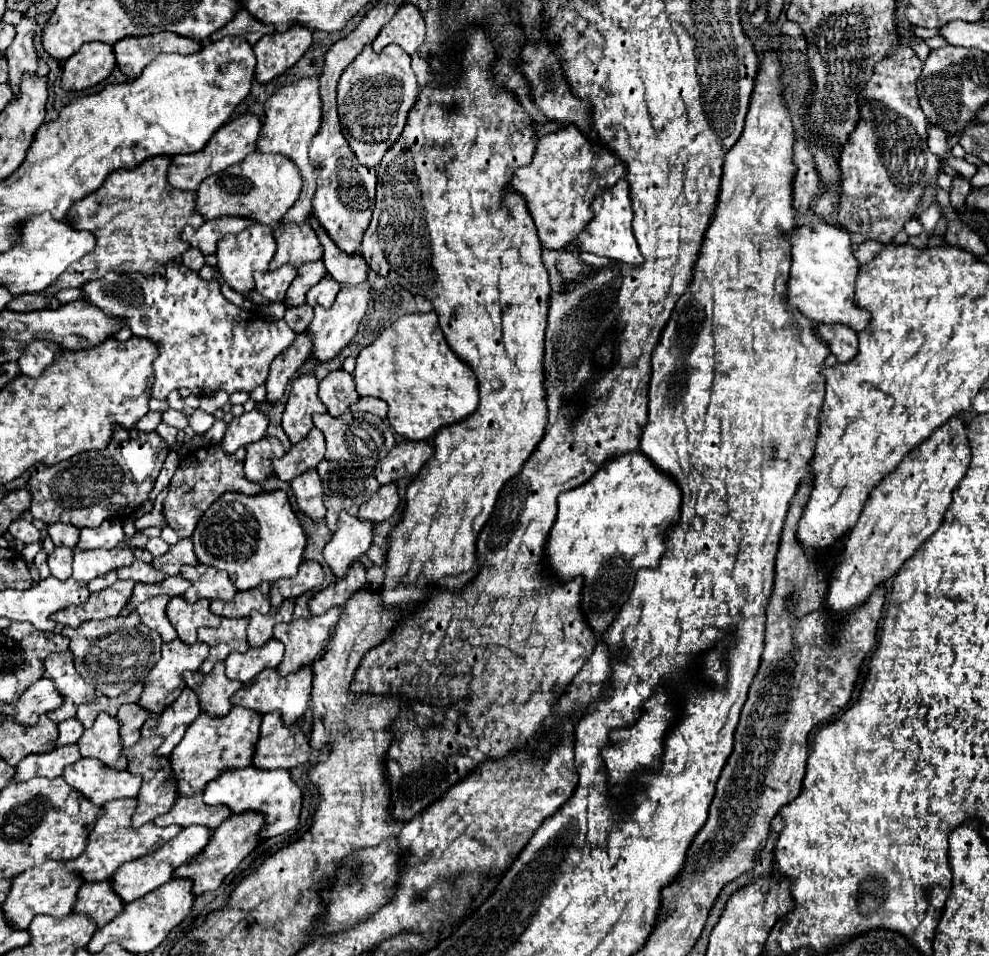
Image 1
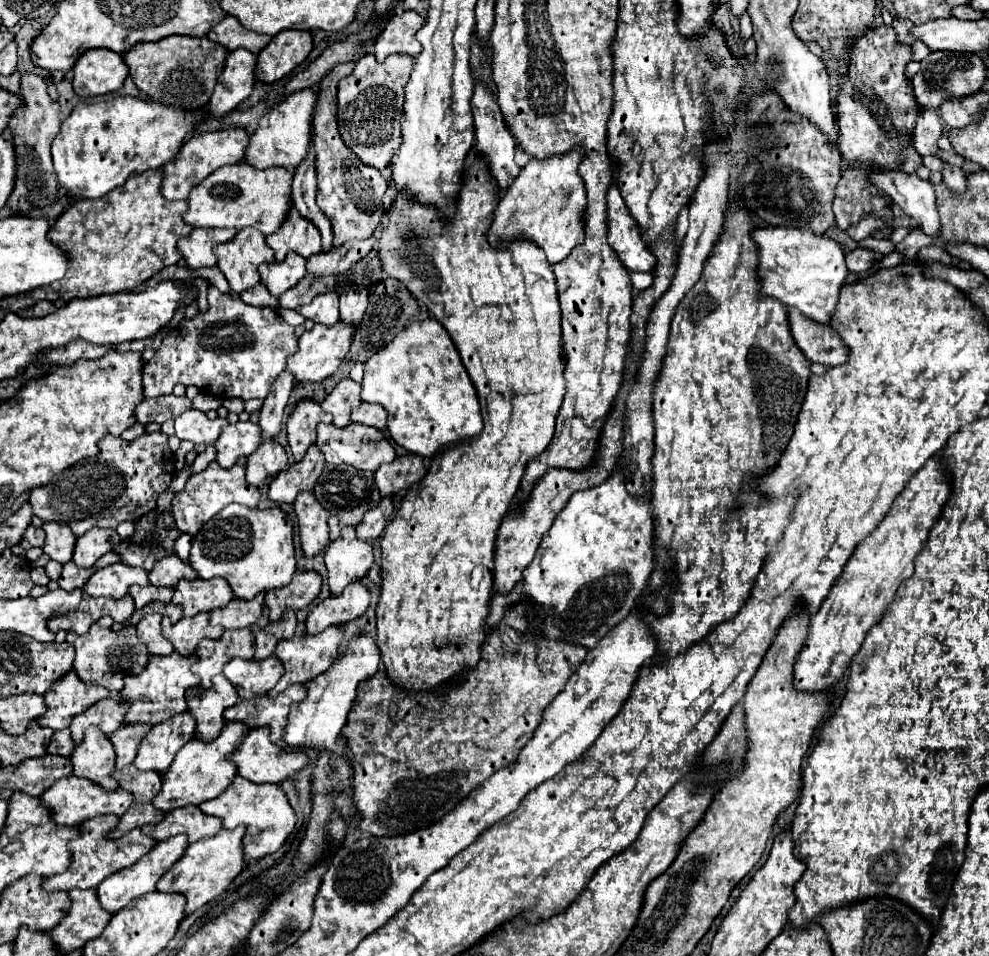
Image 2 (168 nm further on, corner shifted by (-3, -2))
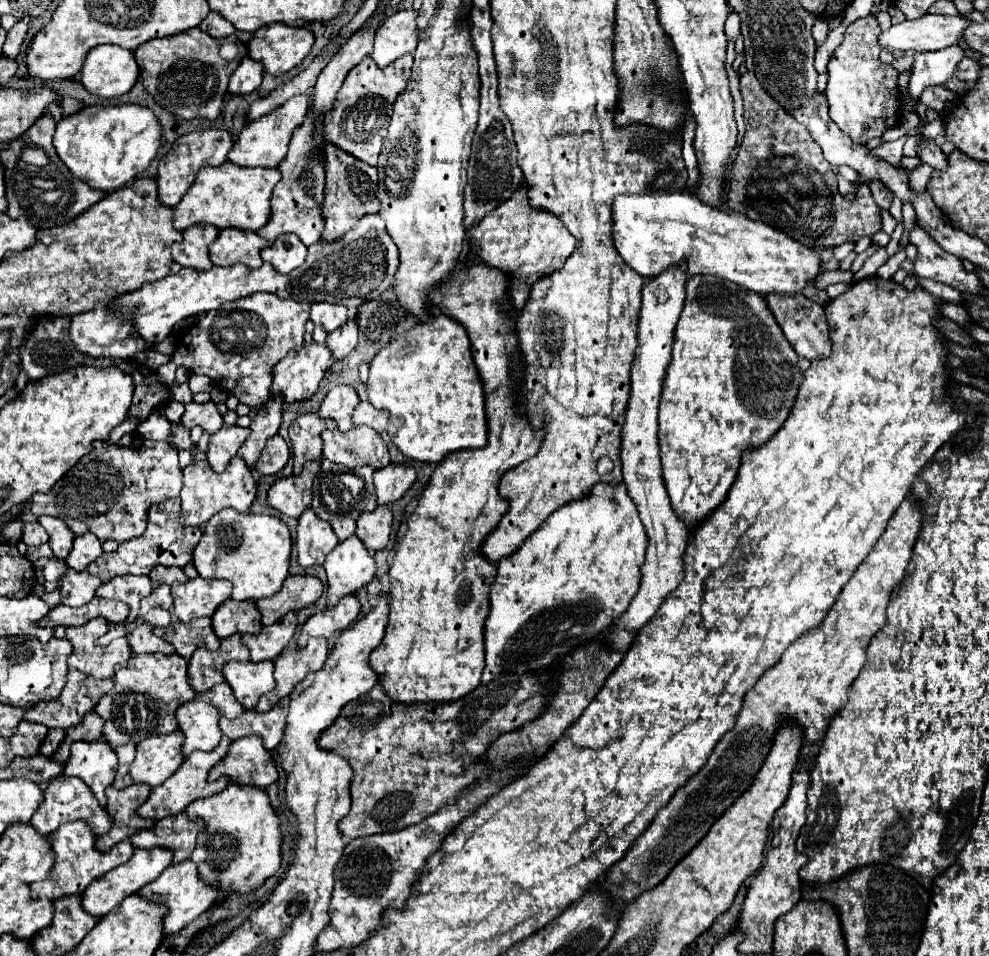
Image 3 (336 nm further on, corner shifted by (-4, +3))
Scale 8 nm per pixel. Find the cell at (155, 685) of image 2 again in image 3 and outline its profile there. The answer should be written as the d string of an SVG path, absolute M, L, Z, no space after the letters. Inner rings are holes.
M135 654L127 668L115 670L115 686L107 692L95 712L105 720L103 738L115 748L127 742L141 742L155 730L173 732L177 728L175 710L179 704L195 698L187 678L187 660L179 654Z

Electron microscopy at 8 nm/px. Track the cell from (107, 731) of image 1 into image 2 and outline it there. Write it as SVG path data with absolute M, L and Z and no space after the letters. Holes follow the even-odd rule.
M88 727L84 731L82 743L72 751L70 755L74 775L82 779L92 779L100 787L114 791L118 789L116 779L112 777L114 773L114 761L116 753L112 743L106 739L98 727Z

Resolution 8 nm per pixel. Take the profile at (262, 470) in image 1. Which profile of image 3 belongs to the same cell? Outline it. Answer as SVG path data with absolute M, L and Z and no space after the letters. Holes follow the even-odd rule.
M277 434L277 436L267 440L267 444L261 452L261 458L255 464L255 470L265 474L265 476L273 476L273 474L281 472L281 468L287 464L287 460L289 460L289 446Z

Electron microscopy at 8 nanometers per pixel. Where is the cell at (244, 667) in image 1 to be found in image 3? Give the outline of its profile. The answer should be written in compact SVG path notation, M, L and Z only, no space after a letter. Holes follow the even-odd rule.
M227 662L223 668L223 676L227 684L233 688L235 698L243 708L253 708L263 694L273 690L273 662Z

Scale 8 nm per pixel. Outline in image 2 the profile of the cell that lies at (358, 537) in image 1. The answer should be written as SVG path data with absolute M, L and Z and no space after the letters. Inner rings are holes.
M344 527L340 537L328 545L324 563L328 567L330 593L340 595L350 583L368 575L374 563L372 545L360 541L354 533L354 527Z

